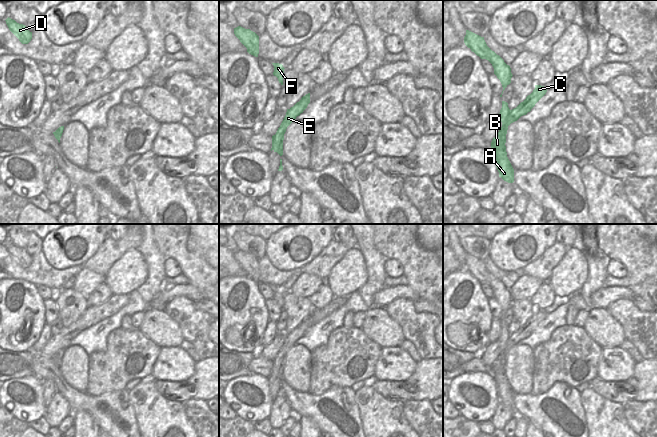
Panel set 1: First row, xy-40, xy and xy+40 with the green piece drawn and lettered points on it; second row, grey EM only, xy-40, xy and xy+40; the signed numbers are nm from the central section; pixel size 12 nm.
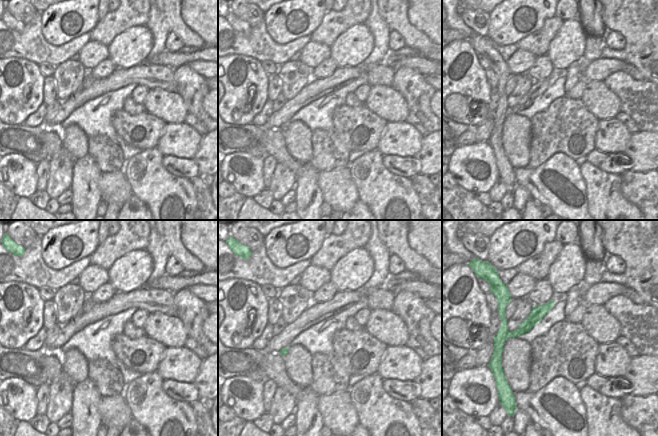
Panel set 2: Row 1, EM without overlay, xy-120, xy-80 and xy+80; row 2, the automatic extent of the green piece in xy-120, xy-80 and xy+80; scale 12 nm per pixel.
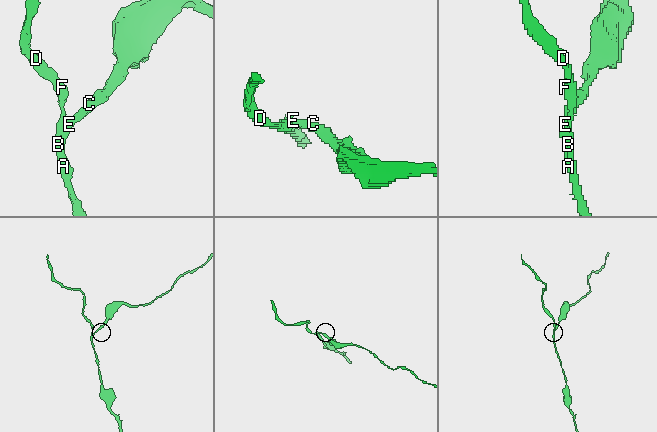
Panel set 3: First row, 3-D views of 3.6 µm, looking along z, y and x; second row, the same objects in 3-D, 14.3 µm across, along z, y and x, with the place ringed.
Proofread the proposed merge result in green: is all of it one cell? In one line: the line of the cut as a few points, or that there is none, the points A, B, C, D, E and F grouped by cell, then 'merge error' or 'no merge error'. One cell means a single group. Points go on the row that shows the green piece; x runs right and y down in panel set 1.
cut xy+40 (511, 110), (504, 126), (504, 143); groups A B D F / C E; merge error

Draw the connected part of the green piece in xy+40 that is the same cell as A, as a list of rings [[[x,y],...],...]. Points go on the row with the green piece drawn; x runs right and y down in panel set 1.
[[[502,101],[502,108],[497,118],[502,122],[502,127],[491,142],[492,153],[496,158],[496,167],[499,177],[508,183],[514,182],[514,169],[507,157],[506,146],[504,143],[504,126],[510,115],[508,103]]]

